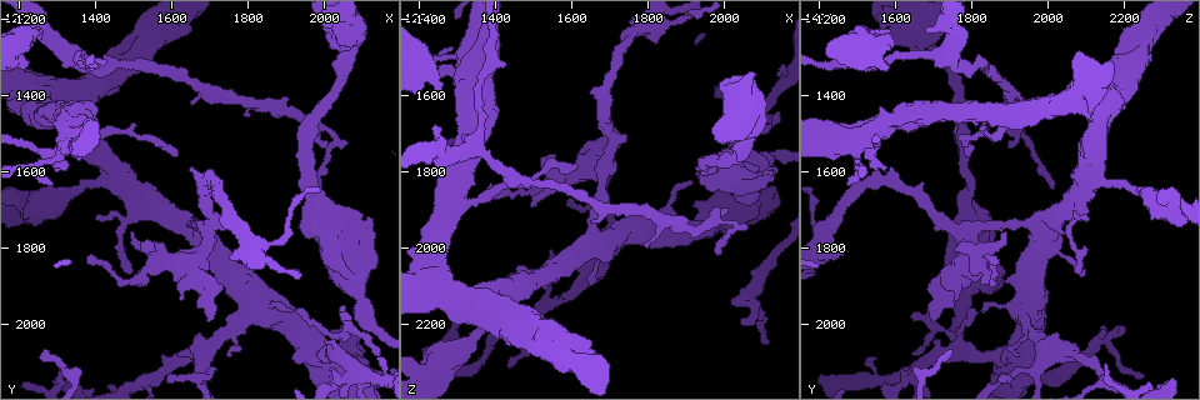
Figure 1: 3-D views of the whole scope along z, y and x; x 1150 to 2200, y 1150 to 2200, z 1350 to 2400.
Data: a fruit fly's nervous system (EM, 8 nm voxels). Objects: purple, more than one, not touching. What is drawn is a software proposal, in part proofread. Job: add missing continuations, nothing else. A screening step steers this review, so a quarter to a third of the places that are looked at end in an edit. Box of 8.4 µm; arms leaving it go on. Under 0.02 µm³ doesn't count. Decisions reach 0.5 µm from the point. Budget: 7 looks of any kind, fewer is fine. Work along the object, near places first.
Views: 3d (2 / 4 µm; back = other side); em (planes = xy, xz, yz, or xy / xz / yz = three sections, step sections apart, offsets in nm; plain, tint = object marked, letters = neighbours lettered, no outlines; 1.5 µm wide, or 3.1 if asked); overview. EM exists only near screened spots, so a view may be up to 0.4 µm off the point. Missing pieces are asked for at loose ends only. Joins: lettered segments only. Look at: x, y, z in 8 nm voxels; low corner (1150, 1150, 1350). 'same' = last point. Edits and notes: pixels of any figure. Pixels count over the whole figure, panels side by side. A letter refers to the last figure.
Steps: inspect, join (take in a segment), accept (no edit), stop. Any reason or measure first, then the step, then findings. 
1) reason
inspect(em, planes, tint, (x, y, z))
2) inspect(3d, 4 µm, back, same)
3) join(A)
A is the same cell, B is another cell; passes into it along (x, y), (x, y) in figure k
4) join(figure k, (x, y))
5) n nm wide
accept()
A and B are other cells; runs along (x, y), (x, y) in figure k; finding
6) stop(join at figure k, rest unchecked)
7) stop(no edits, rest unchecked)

free end
inspect(em, yz, step 4, letters, (2020, 2040, 2145))

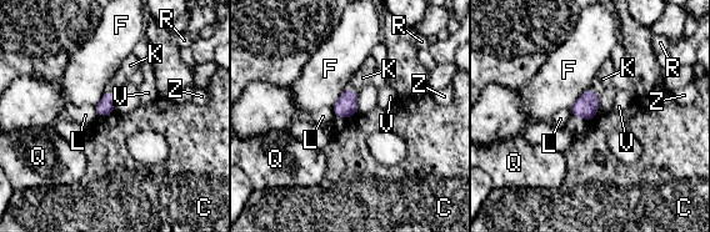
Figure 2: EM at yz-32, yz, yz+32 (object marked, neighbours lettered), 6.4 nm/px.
join(K)
K is the same cell, C, F, L, Q, R, V and Z are other cells; passes into it along (346, 106), (351, 90), (363, 77) in figure 2; it goes on there

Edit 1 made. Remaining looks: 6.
redraw
inspect(overview)

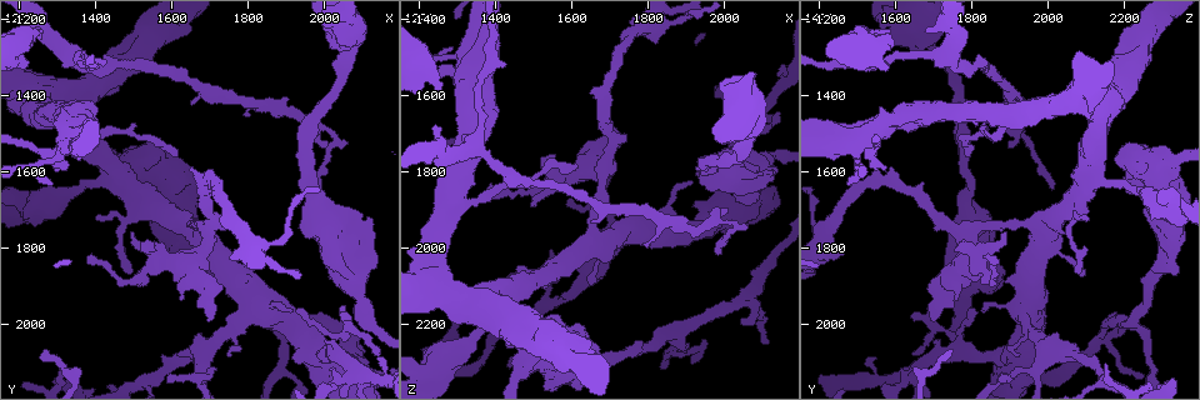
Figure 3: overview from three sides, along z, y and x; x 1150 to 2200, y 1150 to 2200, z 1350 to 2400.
branch stops here
inspect(em, xz, step 4, letters, (1260, 1245, 1590))

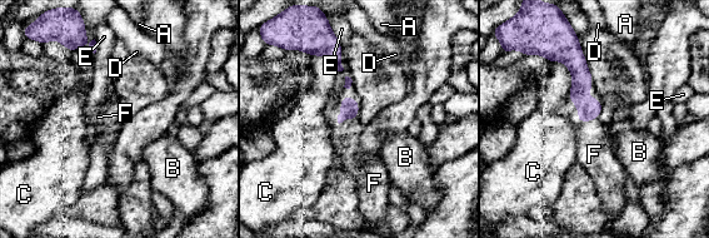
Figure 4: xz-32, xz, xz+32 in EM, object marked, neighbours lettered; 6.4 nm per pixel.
join(F)
F is the same cell, A, B, C, D and E are other cells; passes into it along (349, 104), (340, 104), (346, 135) in figure 4; it goes on there

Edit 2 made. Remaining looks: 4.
branch stops here
inspect(3d, 2 µm, back, (1495, 1870, 2080))

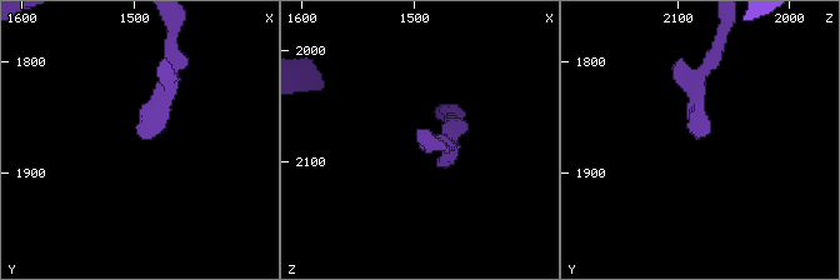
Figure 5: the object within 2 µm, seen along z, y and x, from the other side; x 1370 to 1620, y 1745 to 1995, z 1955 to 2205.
need the tissue
inspect(em, yz, step 8, tint, (1496, 1868, 2080))

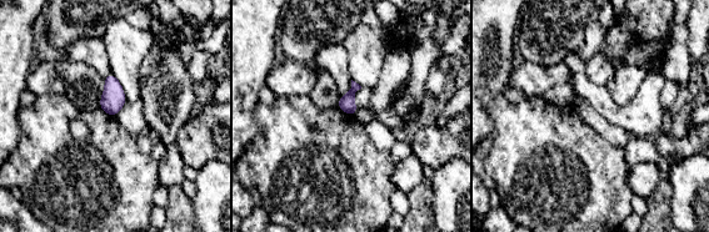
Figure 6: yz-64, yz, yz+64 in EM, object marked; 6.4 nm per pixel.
inspect(em, planes, letters, same)

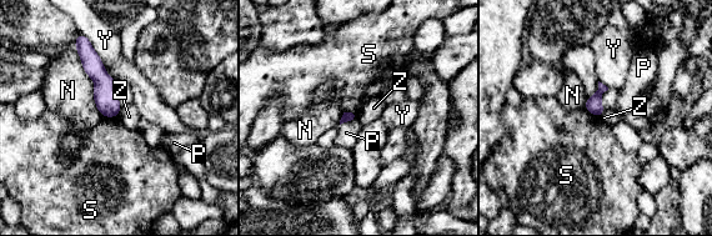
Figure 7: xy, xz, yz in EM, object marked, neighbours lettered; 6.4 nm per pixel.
accept()
N, P, S, Y and Z are other cells; runs along (83, 51), (103, 80), (113, 114) in figure 7; no lettered segment goes on from it

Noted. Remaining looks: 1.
stop(join at figure 2, join at figure 4, rest unchecked)

